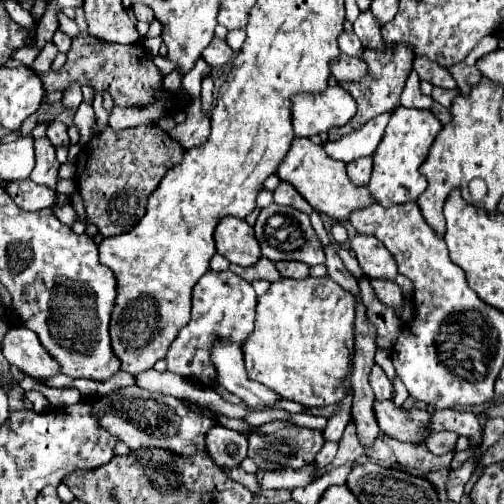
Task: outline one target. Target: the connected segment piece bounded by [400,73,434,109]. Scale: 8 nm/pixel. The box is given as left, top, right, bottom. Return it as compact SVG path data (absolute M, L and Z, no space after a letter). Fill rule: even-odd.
M412 73L412 79L406 81L406 87L402 91L402 105L404 107L422 107L422 109L430 109L434 99L428 97L428 95L422 95L420 89L418 89L418 83L420 83L420 77L416 73Z

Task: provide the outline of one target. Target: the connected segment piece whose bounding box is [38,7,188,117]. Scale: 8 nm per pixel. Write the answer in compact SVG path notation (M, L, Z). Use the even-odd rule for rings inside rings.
M82 7L76 9L76 25L80 29L78 37L72 39L72 49L68 51L68 61L60 71L48 71L48 73L38 73L40 81L44 83L46 93L54 91L64 91L70 83L80 83L80 85L90 85L98 93L110 93L114 103L118 107L148 107L154 103L160 103L164 107L166 117L174 117L180 113L188 101L184 101L182 95L170 93L164 89L164 75L160 69L154 65L152 55L142 49L142 45L108 45L108 41L96 41L96 37L88 37L88 25L84 19Z

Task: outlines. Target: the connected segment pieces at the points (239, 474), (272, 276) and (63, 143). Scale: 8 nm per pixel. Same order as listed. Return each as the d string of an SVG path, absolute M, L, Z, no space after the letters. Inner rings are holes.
M222 469L222 471L226 471L234 481L238 481L238 483L242 483L242 485L248 485L248 489L254 489L256 493L260 493L260 487L258 487L258 481L256 481L256 477L252 475L252 473L246 473L246 471L242 471L242 469Z
M262 257L256 265L252 265L252 267L238 267L238 265L230 265L230 271L232 273L236 273L236 275L240 275L242 279L246 279L246 281L256 281L256 279L268 279L268 281L278 281L278 279L282 279L282 275L278 273L278 269L276 269L276 263L274 261L270 261L270 259L266 259L266 257Z
M52 121L48 131L46 131L50 143L54 147L68 147L70 145L70 137L68 137L68 127L64 123L58 123L58 121Z

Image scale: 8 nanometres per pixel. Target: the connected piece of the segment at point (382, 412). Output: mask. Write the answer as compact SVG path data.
M376 401L374 411L376 411L380 431L386 433L388 437L420 445L432 435L428 433L430 413L424 409L404 411L404 409L398 409L392 401L382 401L382 403Z

